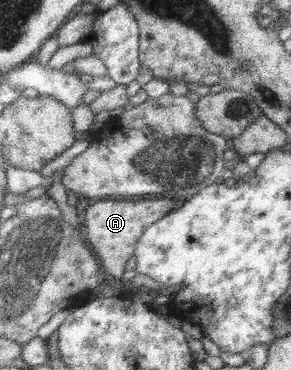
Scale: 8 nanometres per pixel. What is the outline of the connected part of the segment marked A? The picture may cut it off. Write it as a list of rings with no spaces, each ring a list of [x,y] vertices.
[[[155,196],[155,200],[151,198],[117,198],[117,200],[101,200],[97,204],[93,204],[89,208],[89,212],[85,214],[83,212],[84,225],[86,226],[87,242],[93,248],[93,252],[97,258],[101,261],[104,275],[110,276],[115,280],[121,280],[126,274],[125,266],[127,262],[136,256],[137,246],[139,244],[139,238],[142,238],[143,232],[146,232],[147,228],[155,224],[161,218],[165,218],[169,212],[174,210],[173,198],[163,198],[162,196]]]

